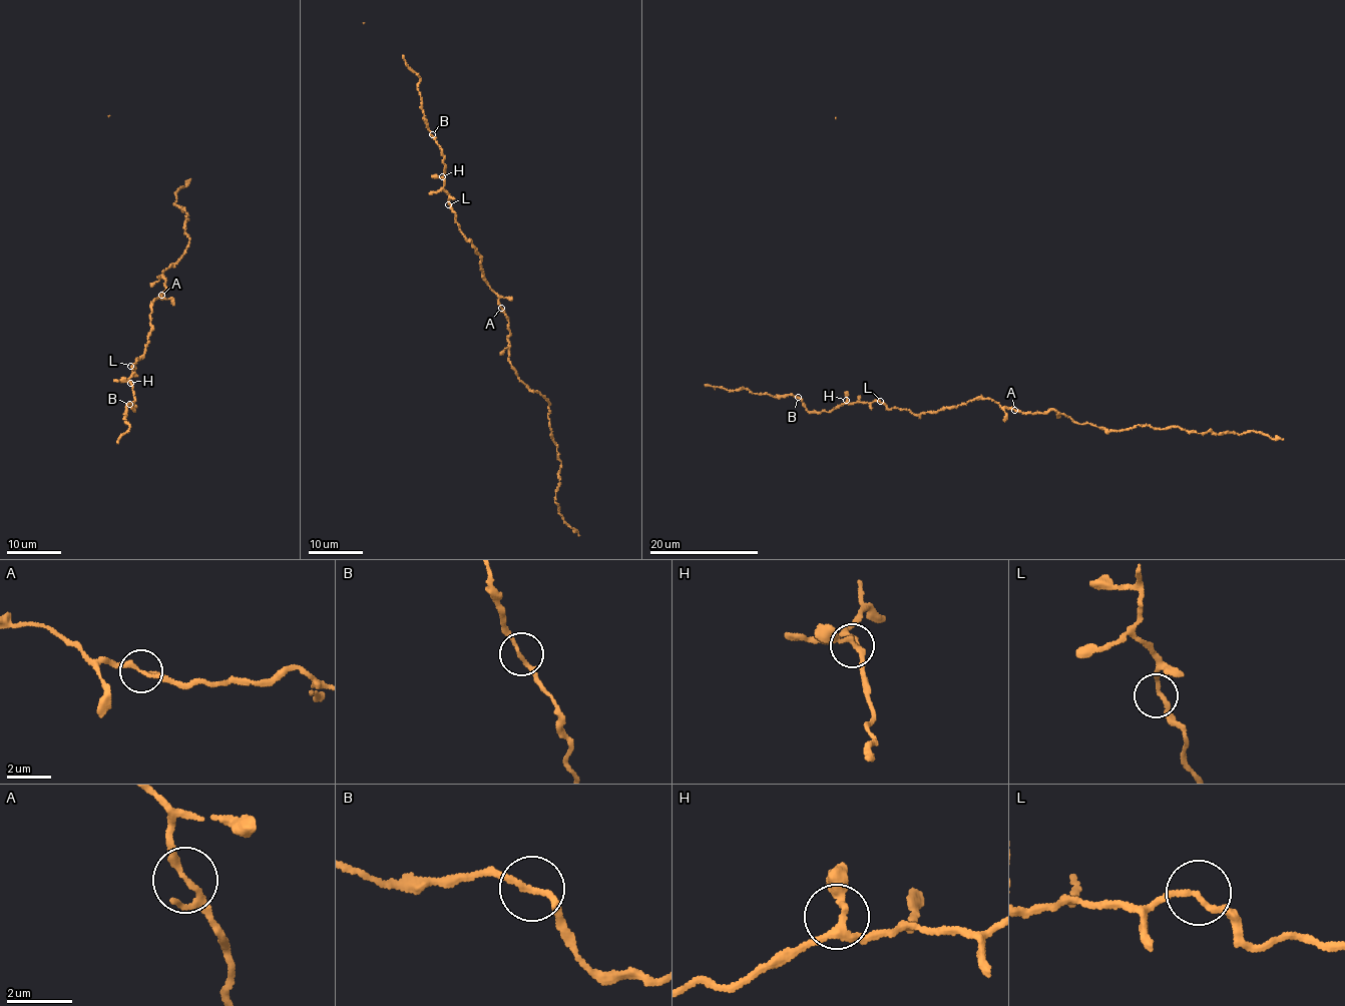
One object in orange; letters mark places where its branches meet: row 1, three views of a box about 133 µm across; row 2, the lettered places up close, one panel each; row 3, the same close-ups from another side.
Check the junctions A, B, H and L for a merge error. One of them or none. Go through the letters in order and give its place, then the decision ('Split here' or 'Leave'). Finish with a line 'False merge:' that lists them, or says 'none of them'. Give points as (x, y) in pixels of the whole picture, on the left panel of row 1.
A: Place: (161, 295). Leave
B: Place: (129, 404). Leave
H: Place: (130, 383). Leave
L: Place: (130, 366). Leave
False merge: none of them

